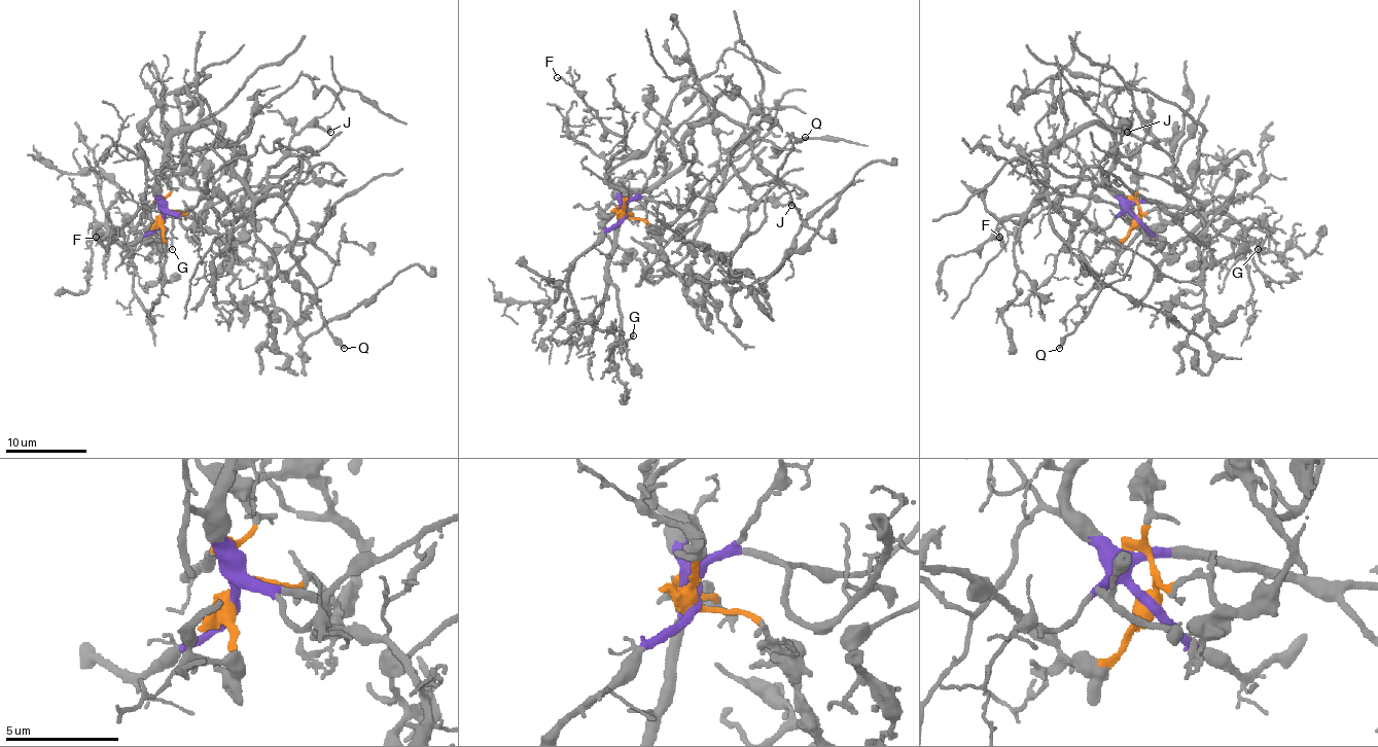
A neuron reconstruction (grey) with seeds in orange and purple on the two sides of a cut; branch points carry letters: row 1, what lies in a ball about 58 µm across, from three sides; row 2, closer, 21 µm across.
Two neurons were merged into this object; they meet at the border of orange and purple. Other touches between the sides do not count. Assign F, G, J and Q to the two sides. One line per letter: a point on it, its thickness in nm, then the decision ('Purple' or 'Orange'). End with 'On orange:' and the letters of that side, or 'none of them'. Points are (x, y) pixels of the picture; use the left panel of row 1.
F: Place: (96, 237). Thickness 130 nm. Purple
G: Place: (172, 249). Thickness 140 nm. Purple
J: Place: (330, 132). Thickness 320 nm. Purple
Q: Place: (344, 348). Thickness 240 nm. Purple
On orange: none of them

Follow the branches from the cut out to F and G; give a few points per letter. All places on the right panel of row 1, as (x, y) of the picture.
F: (1136, 218), (1097, 186), (1075, 222), (1040, 208), (1002, 247), (1000, 237)
G: (1136, 218), (1130, 208), (1138, 202), (1174, 204), (1199, 212), (1251, 251), (1260, 239), (1258, 249)

